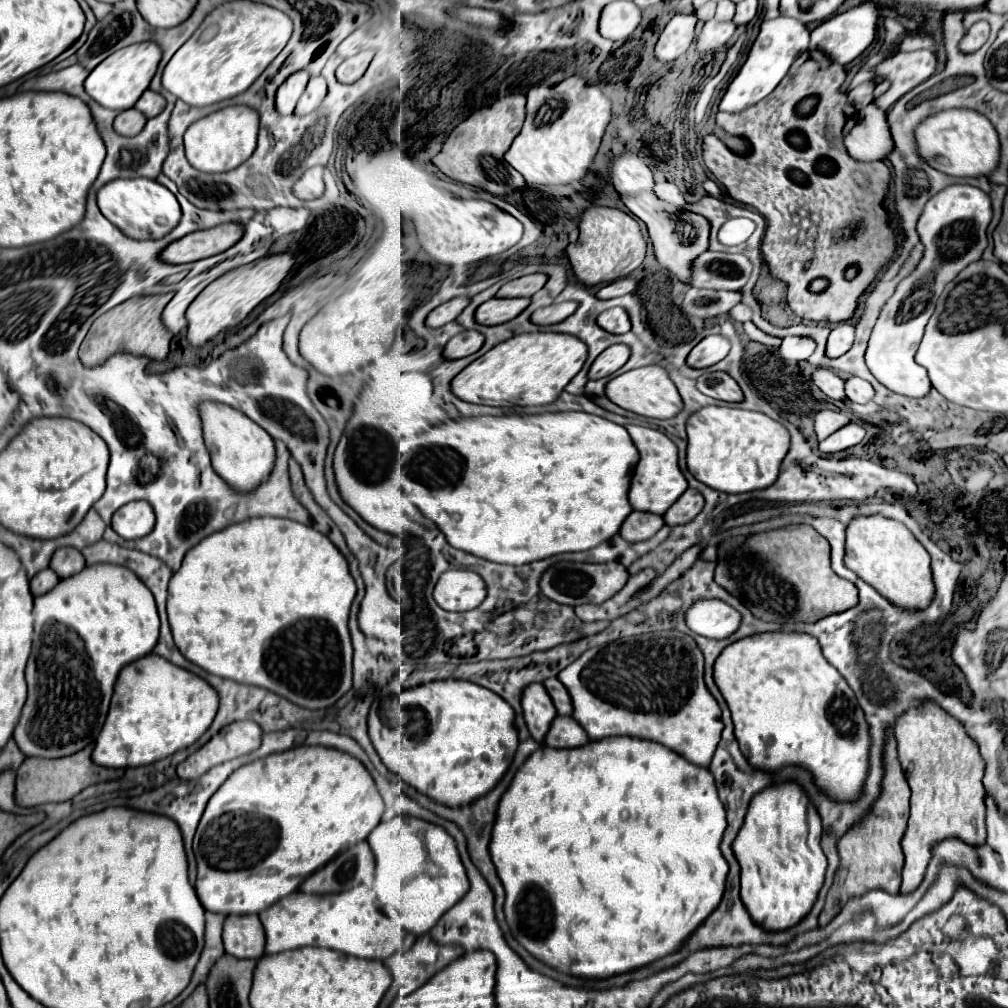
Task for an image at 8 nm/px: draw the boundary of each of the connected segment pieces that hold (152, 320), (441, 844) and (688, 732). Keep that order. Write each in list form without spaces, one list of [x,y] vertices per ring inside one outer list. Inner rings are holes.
[[[172,293],[150,295],[150,297],[132,297],[124,303],[120,303],[118,307],[114,307],[112,311],[108,311],[106,315],[98,317],[92,323],[84,343],[80,347],[80,361],[84,363],[84,367],[102,365],[108,357],[112,357],[116,353],[130,353],[130,355],[148,357],[152,361],[164,361],[170,351],[172,333],[162,323],[162,311],[170,299],[172,299]]]
[[[400,815],[392,821],[380,823],[368,835],[368,843],[376,857],[374,891],[380,909],[390,917],[394,913],[396,919],[400,915],[400,923],[408,933],[428,933],[436,921],[466,895],[466,869],[460,861],[454,839],[442,827]]]
[[[654,631],[624,637],[586,651],[580,659],[576,659],[576,663],[566,667],[558,679],[572,697],[572,717],[584,727],[590,739],[602,741],[608,737],[638,737],[660,743],[704,769],[712,763],[724,723],[720,719],[720,707],[704,683],[704,655],[690,635],[680,631]]]

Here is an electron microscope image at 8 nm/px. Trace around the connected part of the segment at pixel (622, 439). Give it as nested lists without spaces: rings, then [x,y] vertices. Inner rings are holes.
[[[568,411],[446,421],[415,435],[414,444],[416,455],[406,465],[398,465],[400,487],[438,525],[452,547],[492,563],[520,567],[562,553],[594,549],[612,539],[632,513],[628,487],[638,463],[638,451],[626,427],[590,413]]]

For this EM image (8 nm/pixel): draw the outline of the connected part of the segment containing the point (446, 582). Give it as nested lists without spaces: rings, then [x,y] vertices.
[[[452,569],[440,575],[434,587],[434,599],[448,611],[476,609],[486,597],[486,583],[474,571]]]

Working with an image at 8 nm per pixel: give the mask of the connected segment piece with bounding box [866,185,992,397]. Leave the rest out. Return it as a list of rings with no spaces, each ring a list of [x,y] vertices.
[[[950,185],[926,203],[918,219],[918,233],[926,247],[926,255],[918,269],[898,285],[896,293],[884,305],[866,349],[866,365],[870,373],[892,393],[906,397],[924,397],[930,393],[932,385],[928,375],[924,367],[914,361],[916,349],[944,285],[950,283],[972,261],[982,257],[988,243],[986,227],[990,221],[990,197],[972,185]]]

